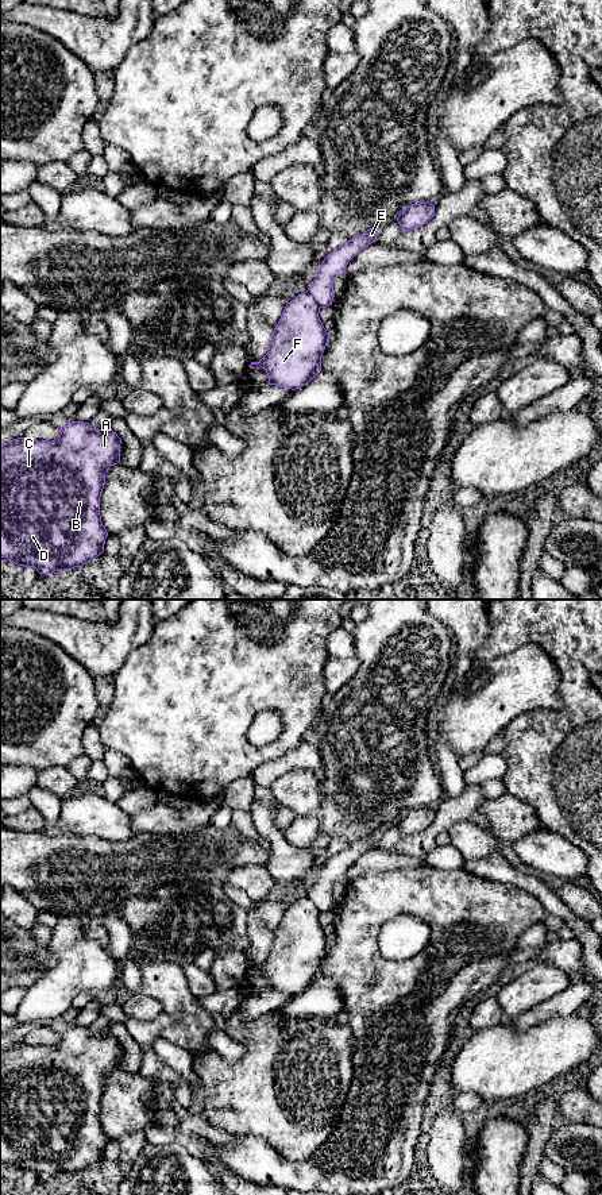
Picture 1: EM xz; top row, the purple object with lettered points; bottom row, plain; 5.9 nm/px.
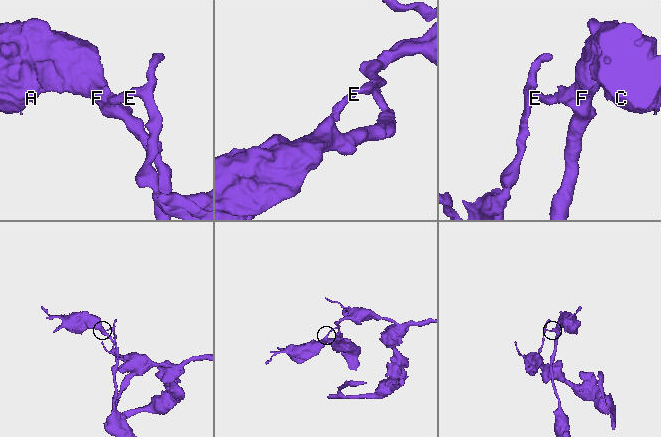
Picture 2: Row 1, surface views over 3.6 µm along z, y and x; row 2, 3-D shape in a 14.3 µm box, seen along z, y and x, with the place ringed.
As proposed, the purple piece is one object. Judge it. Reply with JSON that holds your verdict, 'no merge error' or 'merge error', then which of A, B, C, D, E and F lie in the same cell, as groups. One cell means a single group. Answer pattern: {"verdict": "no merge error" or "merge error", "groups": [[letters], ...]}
{"verdict": "merge error", "groups": [["A", "B", "C", "D", "F"], ["E"]]}

